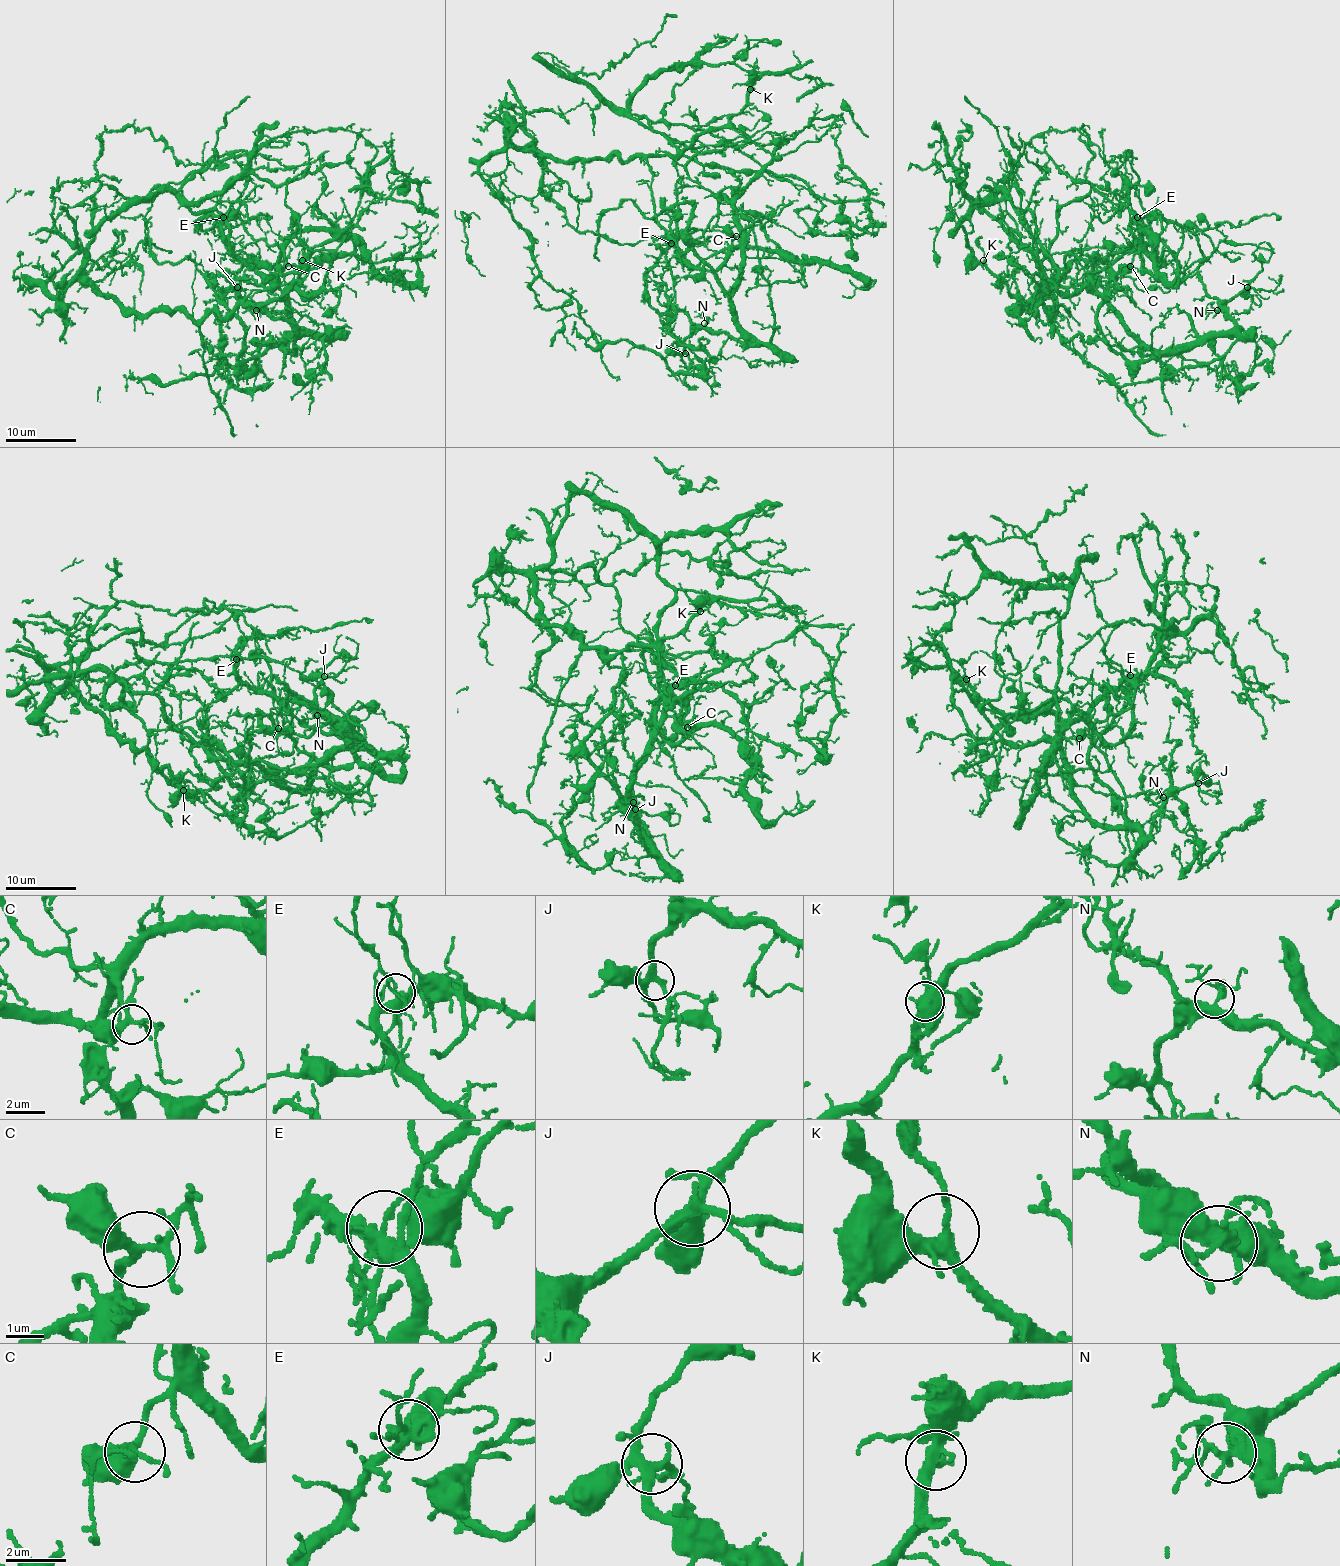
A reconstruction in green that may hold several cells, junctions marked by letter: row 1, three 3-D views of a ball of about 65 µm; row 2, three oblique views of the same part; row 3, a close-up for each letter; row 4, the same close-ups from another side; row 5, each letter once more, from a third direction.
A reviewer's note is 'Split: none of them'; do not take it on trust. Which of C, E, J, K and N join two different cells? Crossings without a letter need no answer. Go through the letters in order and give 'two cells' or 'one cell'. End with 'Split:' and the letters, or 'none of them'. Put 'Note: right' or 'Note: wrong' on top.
Note: wrong
C: one cell
E: two cells
J: one cell
K: one cell
N: one cell
Split: E

